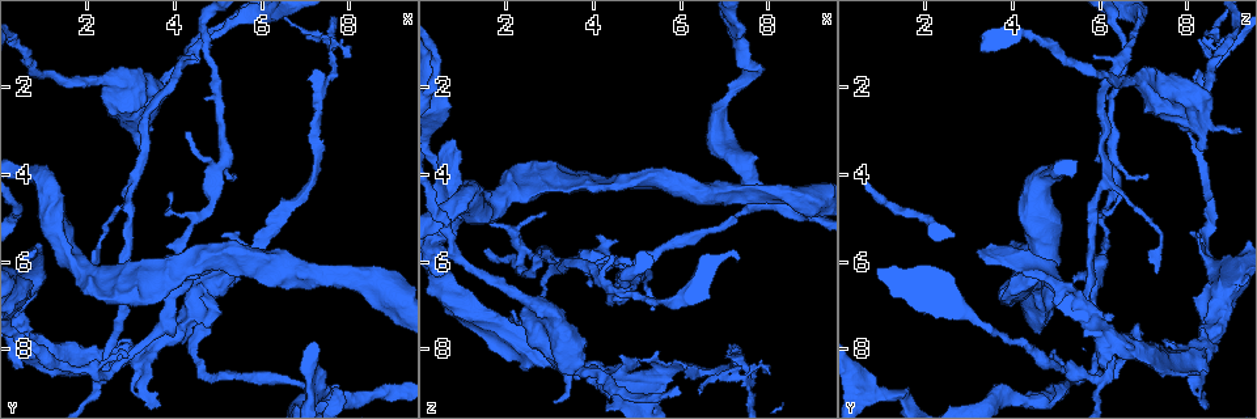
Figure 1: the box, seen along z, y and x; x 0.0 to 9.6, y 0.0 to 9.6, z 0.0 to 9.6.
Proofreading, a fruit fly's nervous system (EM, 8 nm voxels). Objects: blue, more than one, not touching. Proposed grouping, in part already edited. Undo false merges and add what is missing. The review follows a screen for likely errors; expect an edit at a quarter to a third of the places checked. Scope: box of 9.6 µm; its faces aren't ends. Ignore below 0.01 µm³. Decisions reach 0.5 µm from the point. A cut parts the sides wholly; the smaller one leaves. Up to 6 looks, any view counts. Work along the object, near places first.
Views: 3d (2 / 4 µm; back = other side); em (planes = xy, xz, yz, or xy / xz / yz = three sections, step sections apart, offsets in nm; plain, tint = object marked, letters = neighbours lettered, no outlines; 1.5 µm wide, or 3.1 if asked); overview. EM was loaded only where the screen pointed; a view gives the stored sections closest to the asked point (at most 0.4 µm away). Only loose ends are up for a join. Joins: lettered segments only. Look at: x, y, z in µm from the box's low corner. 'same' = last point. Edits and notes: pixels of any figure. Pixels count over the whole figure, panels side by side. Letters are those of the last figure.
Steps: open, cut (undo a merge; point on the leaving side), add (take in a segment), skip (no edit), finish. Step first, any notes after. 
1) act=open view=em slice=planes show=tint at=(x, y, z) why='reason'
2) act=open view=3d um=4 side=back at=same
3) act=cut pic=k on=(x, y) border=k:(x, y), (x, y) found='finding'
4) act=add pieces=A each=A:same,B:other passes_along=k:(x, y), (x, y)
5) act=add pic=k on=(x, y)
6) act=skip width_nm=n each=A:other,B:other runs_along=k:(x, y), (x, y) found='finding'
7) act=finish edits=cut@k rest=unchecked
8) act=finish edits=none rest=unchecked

act=open view=3d um=2 at=(4.15, 6.05, 5.90) why='sudden change in width'

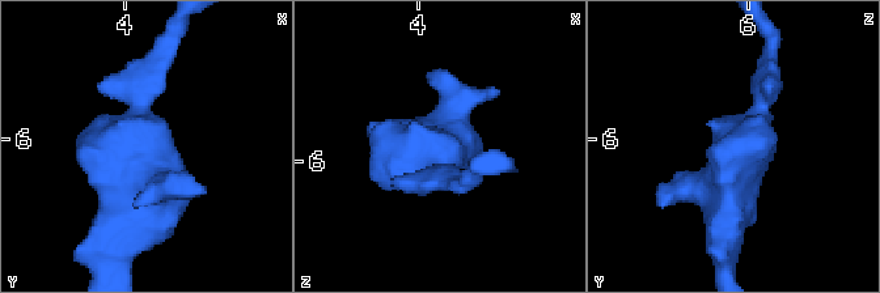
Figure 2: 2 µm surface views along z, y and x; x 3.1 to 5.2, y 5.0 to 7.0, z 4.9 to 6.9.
act=open view=em slice=xz step=4 show=tint at=(4.08, 5.98, 5.98)

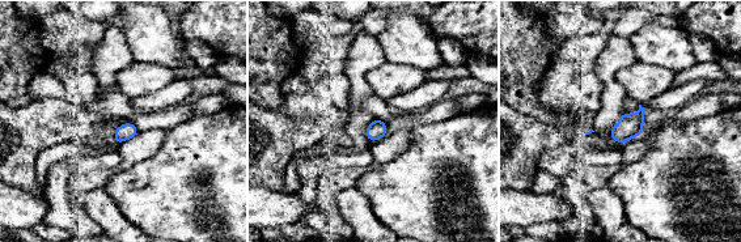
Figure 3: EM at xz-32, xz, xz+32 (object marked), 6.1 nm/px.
act=open view=em slice=planes show=letters at=same why='another direction'

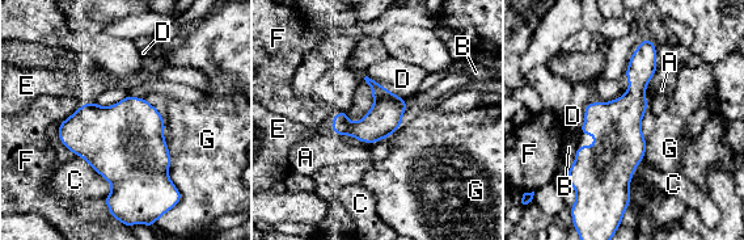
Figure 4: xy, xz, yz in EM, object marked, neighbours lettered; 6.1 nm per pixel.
act=skip width_nm=200 longest_contact=G:460nm each=A:other,B:other,C:other,D:other,E:other,F:other,G:other found='one neuron here'

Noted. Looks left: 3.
act=open view=em slice=planes show=tint at=(2.40, 8.65, 5.70)

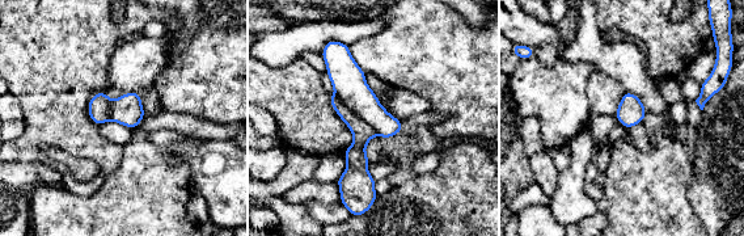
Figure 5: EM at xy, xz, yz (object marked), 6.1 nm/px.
act=open view=em slice=planes show=letters at=same

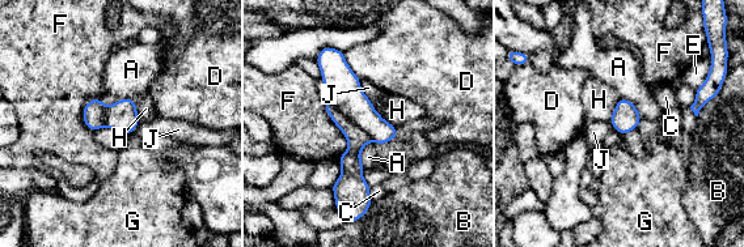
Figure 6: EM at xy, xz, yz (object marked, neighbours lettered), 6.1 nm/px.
act=cut pic=6 on=(350, 161) width_nm=170 each=A:other,B:other,C:other,D:other,E:other,F:other,G:other,H:other,J:other part_leaving=6:(328, 105), (353, 132), (362, 201) found='two neurons meet here'

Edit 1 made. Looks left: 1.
act=finish edits=cut@6 rest=unchecked

